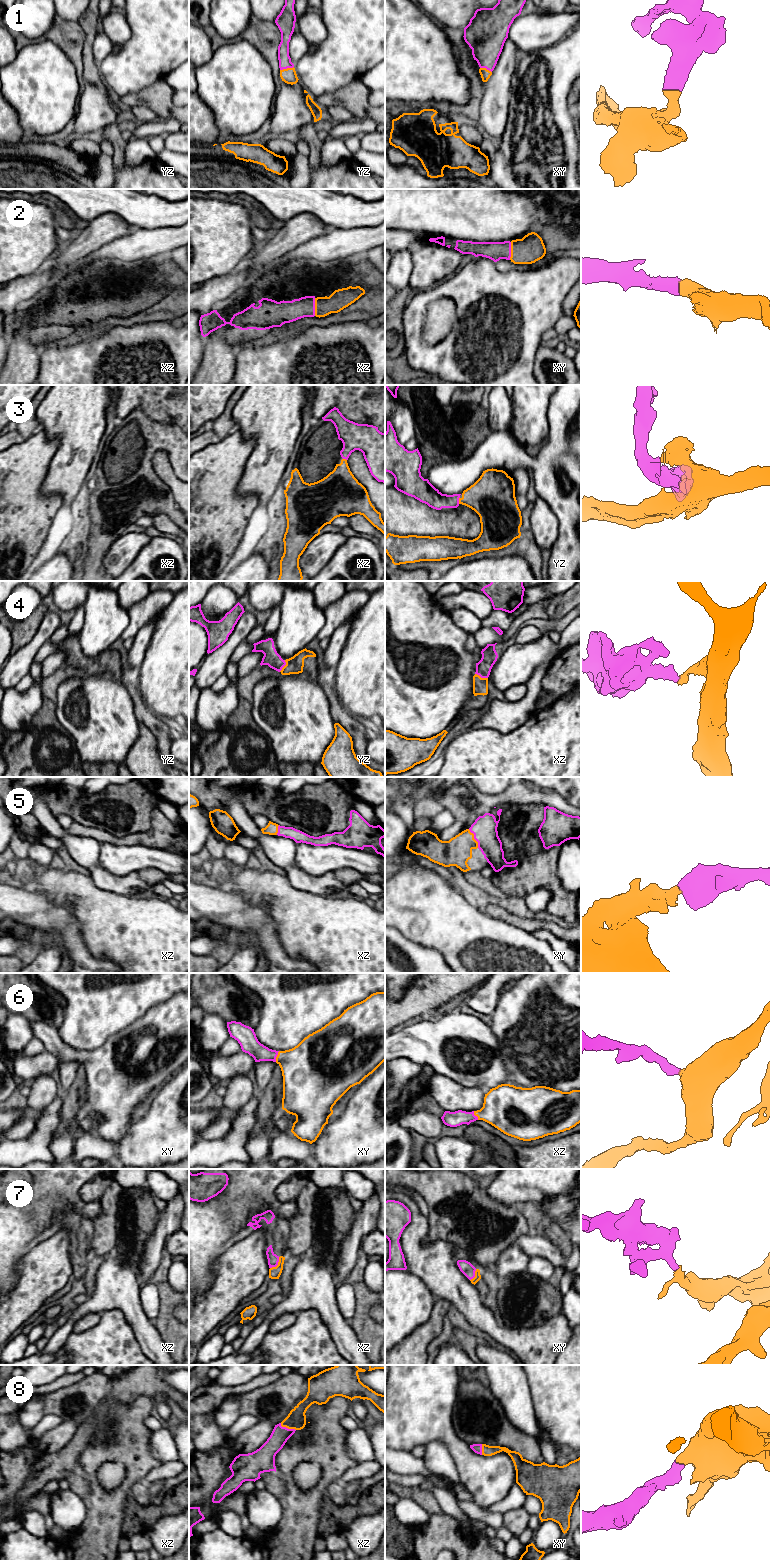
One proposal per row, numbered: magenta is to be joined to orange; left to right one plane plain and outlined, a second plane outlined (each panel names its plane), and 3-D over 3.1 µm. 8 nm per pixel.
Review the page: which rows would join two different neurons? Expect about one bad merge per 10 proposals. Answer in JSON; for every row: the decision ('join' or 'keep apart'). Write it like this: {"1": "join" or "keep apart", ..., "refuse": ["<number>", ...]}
{"1": "join", "2": "join", "3": "join", "4": "join", "5": "join", "6": "join", "7": "join", "8": "join", "refuse": []}

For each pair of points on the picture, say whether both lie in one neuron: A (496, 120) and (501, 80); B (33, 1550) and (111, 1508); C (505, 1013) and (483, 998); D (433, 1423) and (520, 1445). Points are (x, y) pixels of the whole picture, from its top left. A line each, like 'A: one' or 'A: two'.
A: one
B: two
C: two
D: two

